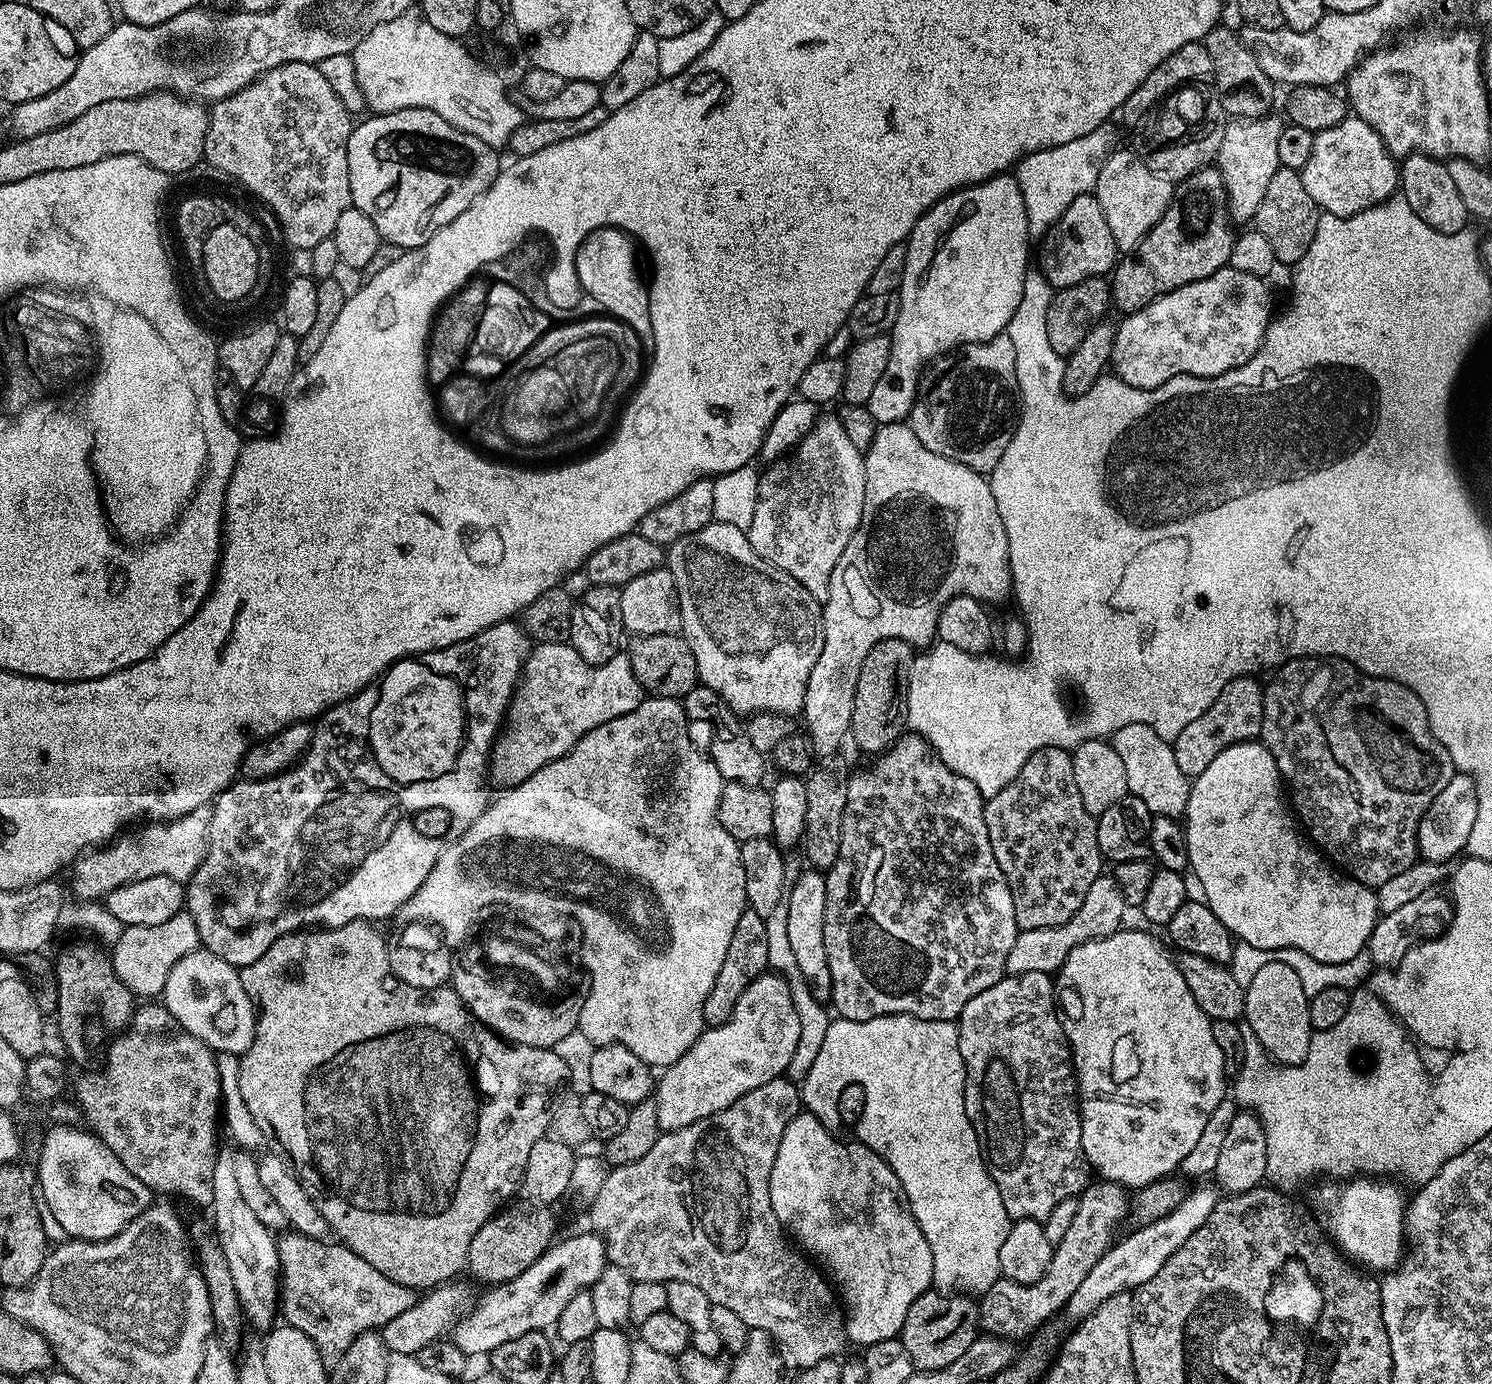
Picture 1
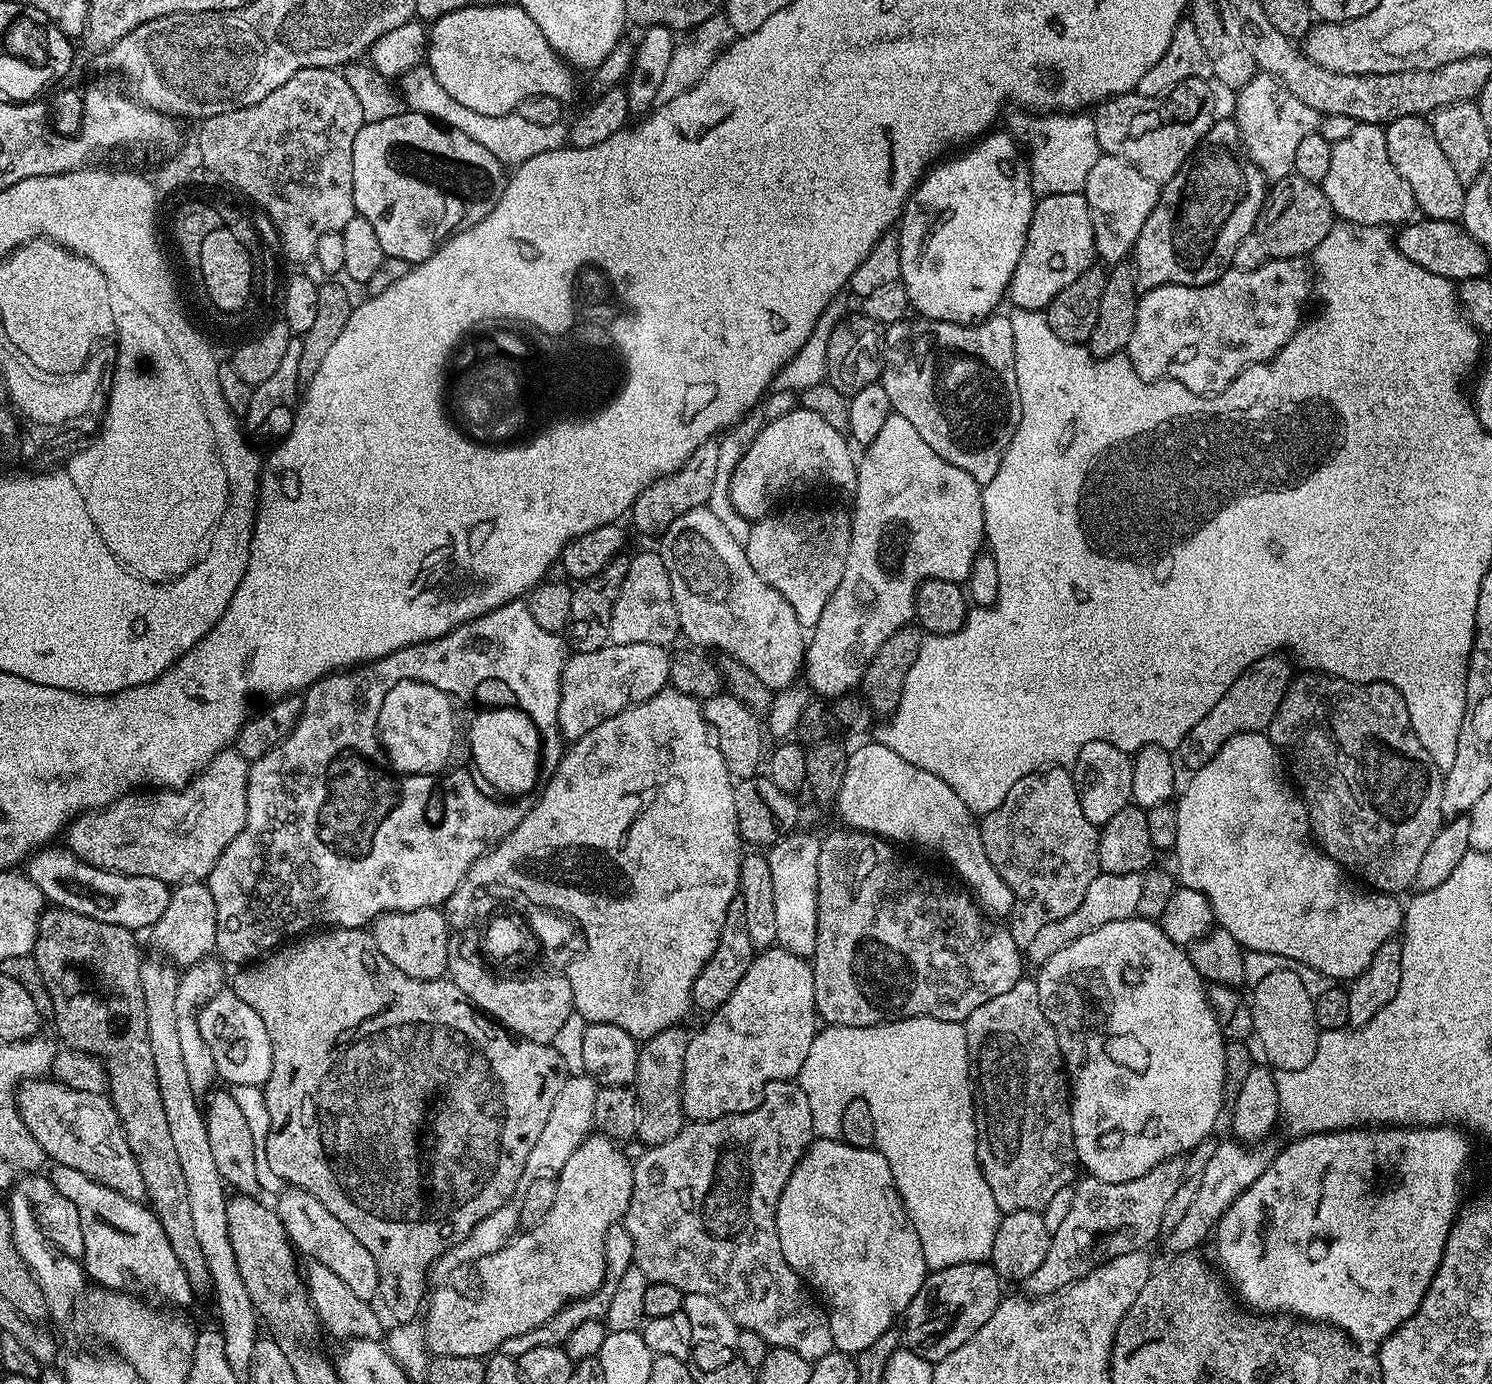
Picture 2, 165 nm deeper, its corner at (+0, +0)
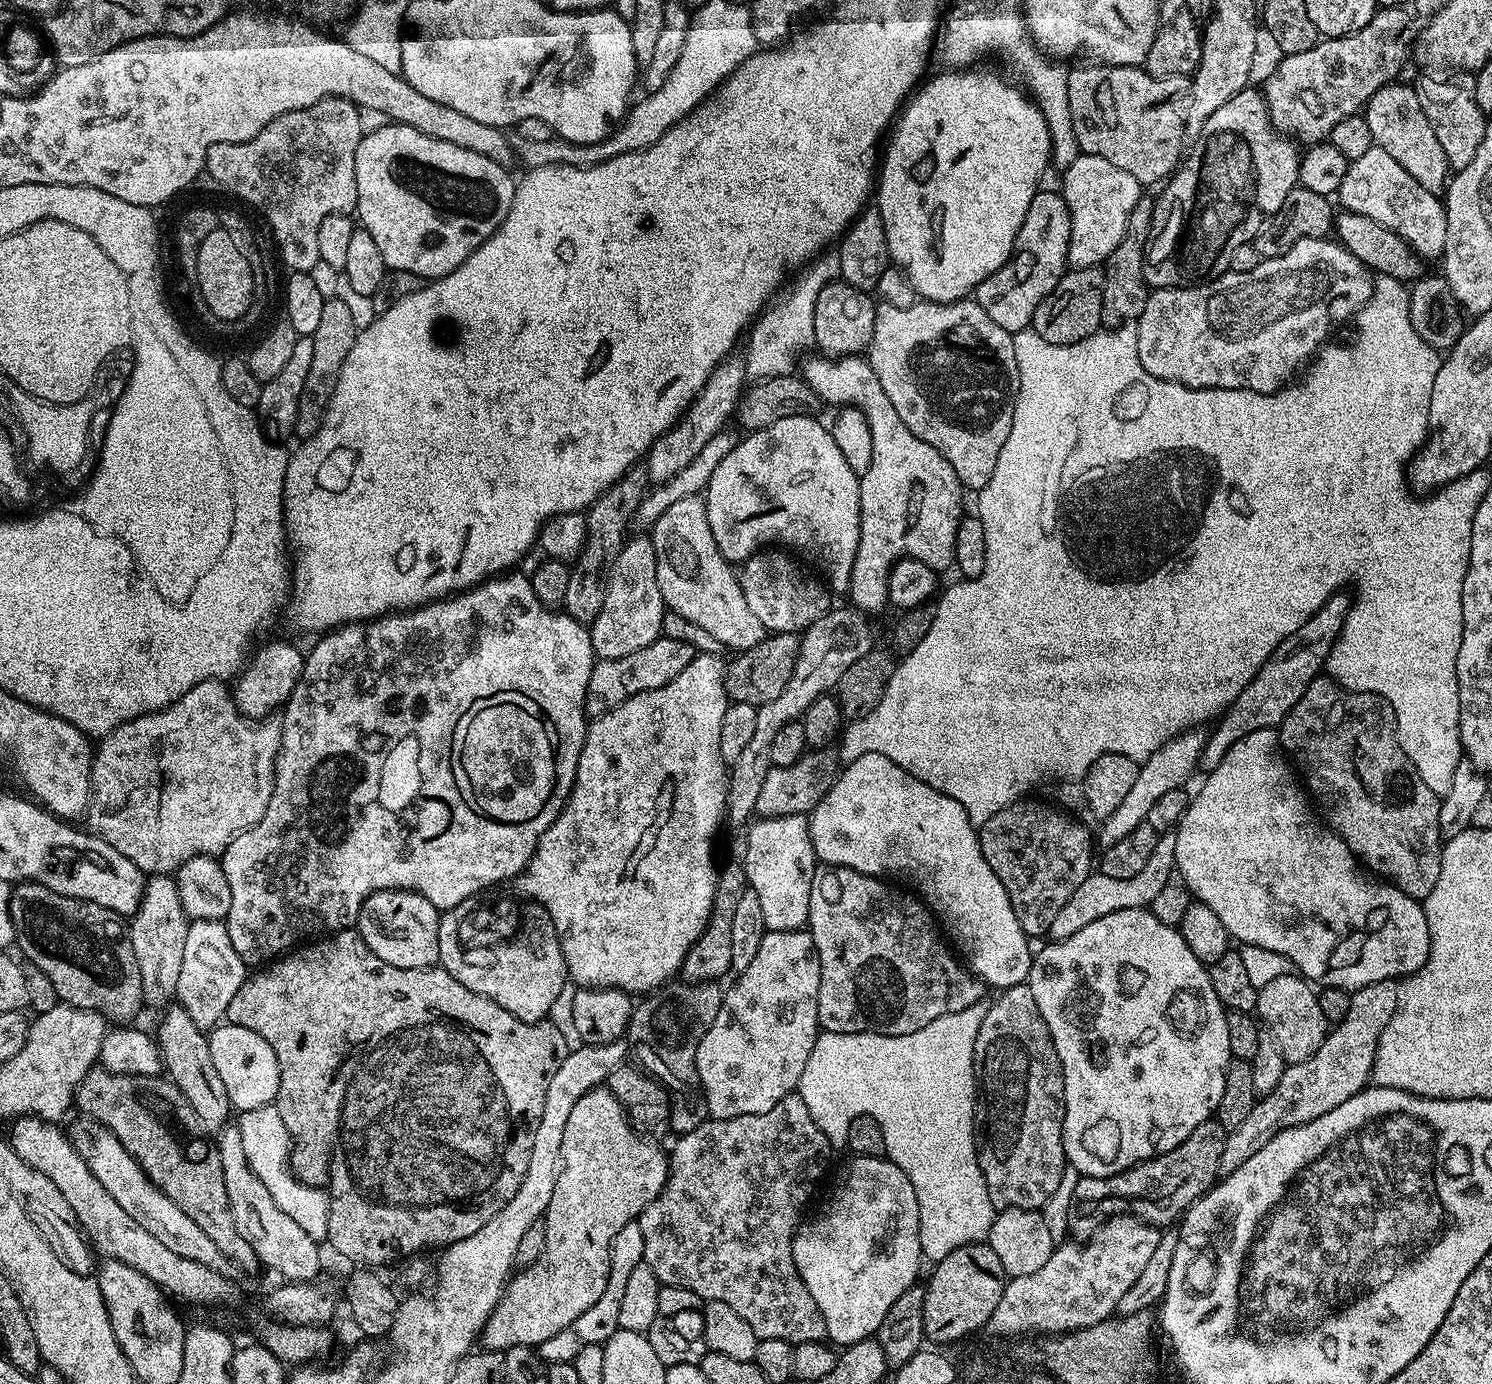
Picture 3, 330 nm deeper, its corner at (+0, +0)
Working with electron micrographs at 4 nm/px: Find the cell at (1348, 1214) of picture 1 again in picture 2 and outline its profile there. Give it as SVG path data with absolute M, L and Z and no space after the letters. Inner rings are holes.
M1361 1126L1359 1128L1341 1128L1338 1132L1315 1132L1313 1136L1301 1136L1293 1139L1293 1144L1288 1144L1285 1148L1281 1147L1272 1160L1272 1164L1257 1178L1248 1189L1243 1192L1237 1200L1232 1203L1222 1214L1220 1221L1216 1223L1214 1229L1214 1240L1216 1236L1216 1260L1224 1267L1223 1275L1233 1280L1240 1287L1240 1296L1248 1304L1276 1304L1275 1311L1280 1314L1299 1314L1312 1322L1327 1322L1331 1327L1340 1329L1347 1334L1355 1343L1361 1346L1376 1346L1383 1342L1391 1332L1396 1331L1404 1325L1404 1321L1411 1318L1418 1310L1438 1266L1442 1262L1444 1247L1448 1241L1448 1235L1452 1233L1452 1226L1456 1222L1458 1213L1461 1211L1460 1204L1460 1175L1464 1172L1464 1167L1468 1164L1468 1140L1463 1136L1465 1133L1456 1126L1437 1126L1435 1128L1426 1128L1423 1126L1413 1126L1410 1128L1401 1128L1399 1126Z

